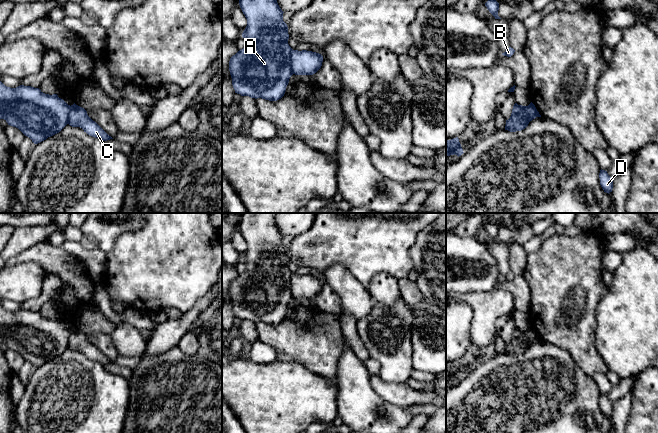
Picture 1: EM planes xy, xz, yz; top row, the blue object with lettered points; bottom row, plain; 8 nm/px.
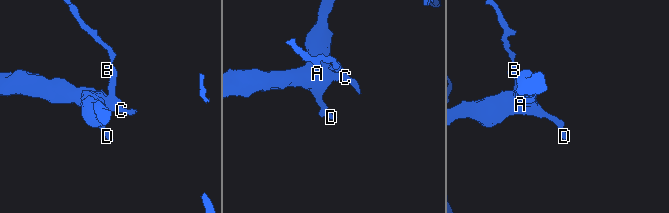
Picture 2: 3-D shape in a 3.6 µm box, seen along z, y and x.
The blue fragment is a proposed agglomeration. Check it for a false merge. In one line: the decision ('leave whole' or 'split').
split

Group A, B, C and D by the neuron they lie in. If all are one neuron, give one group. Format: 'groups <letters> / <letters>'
groups A D / B C

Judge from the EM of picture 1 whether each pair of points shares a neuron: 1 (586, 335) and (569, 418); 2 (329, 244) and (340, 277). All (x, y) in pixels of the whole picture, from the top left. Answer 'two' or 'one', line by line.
1: two
2: two

